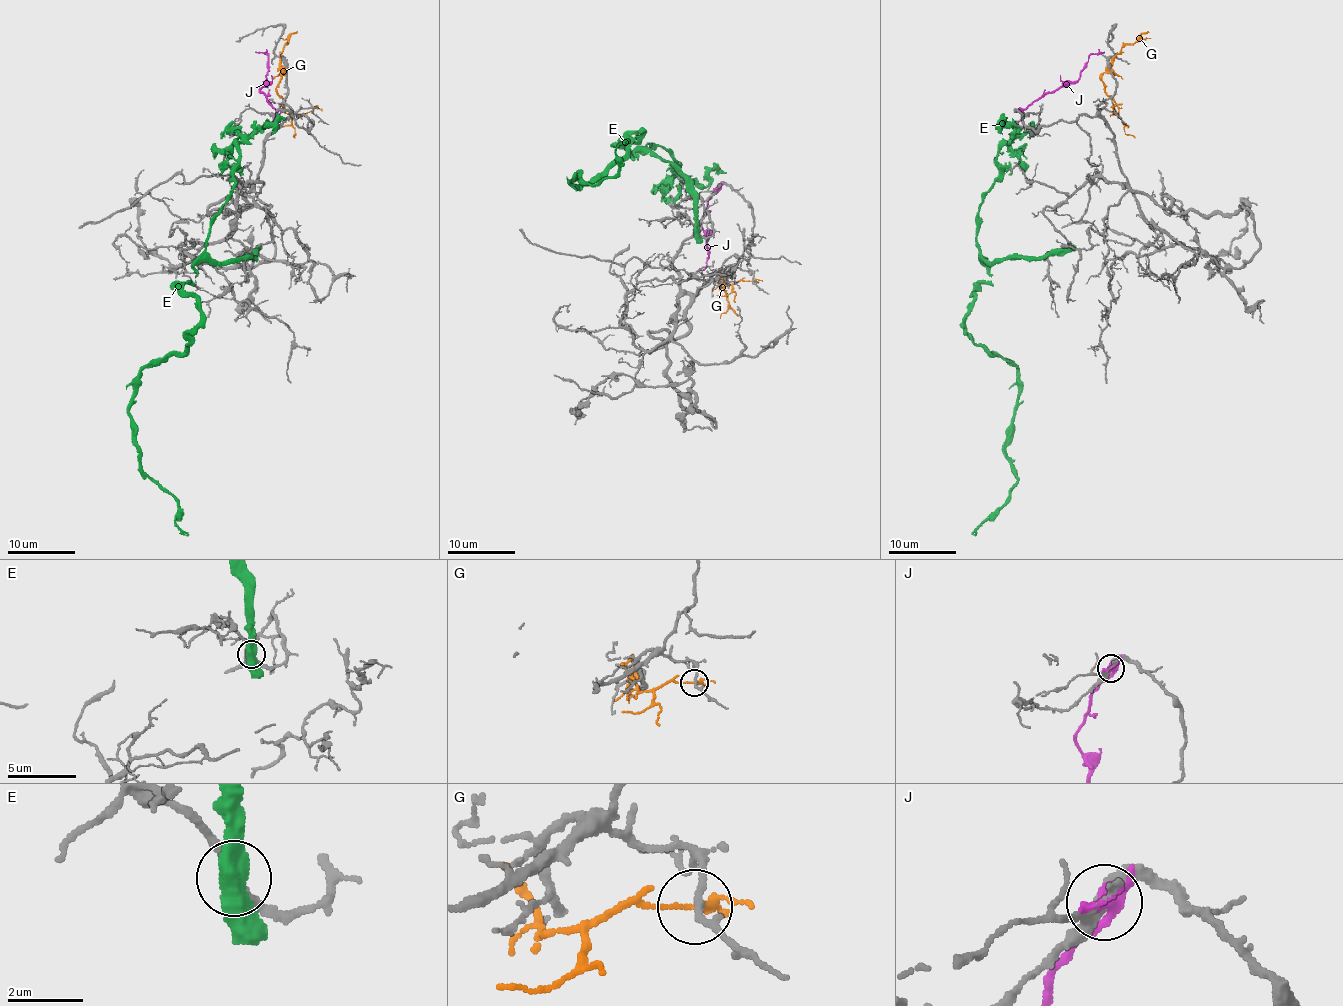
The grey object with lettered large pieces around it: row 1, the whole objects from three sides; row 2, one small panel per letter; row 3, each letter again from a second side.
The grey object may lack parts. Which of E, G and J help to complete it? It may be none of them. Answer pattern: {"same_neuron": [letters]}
{"same_neuron": []}

